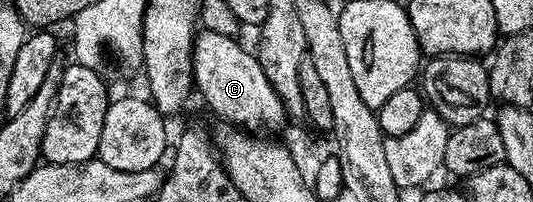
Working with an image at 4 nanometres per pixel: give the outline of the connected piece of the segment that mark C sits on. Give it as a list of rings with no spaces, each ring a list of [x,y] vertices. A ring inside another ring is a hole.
[[[198,30],[193,40],[193,82],[196,94],[205,98],[205,103],[226,124],[253,133],[256,127],[266,127],[273,133],[276,127],[287,123],[283,101],[275,93],[267,73],[259,65],[256,54],[237,44],[232,35],[220,35]]]

